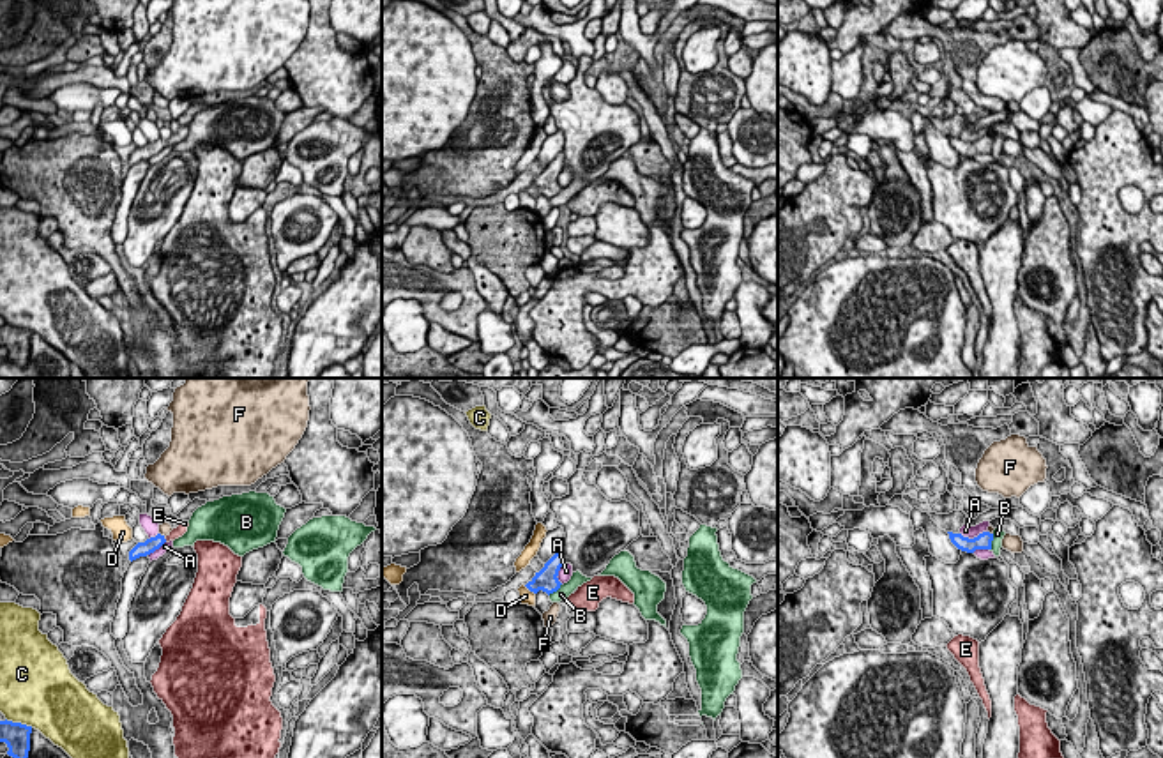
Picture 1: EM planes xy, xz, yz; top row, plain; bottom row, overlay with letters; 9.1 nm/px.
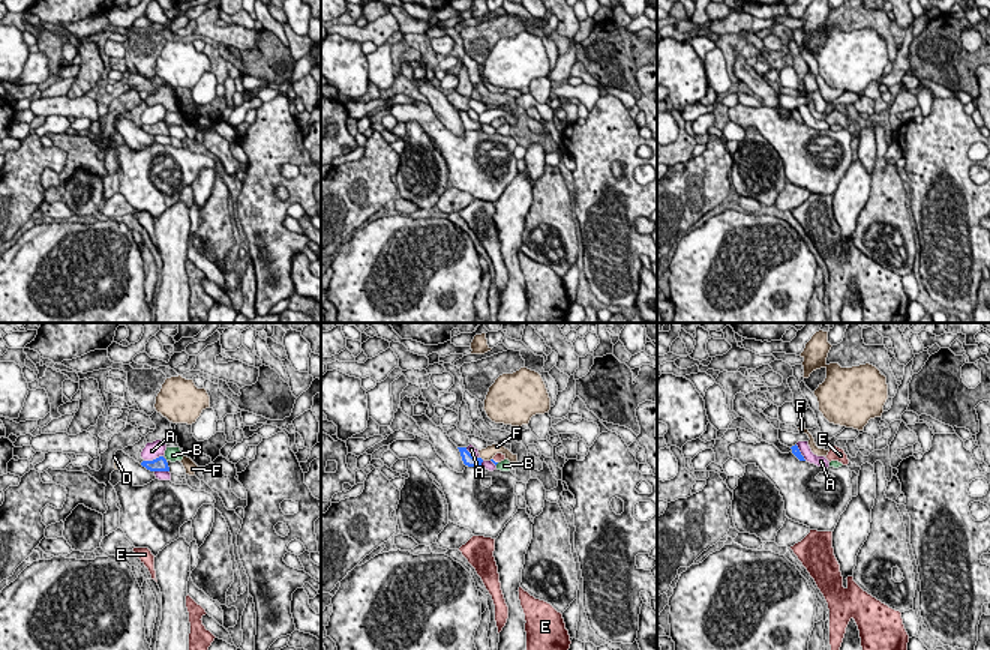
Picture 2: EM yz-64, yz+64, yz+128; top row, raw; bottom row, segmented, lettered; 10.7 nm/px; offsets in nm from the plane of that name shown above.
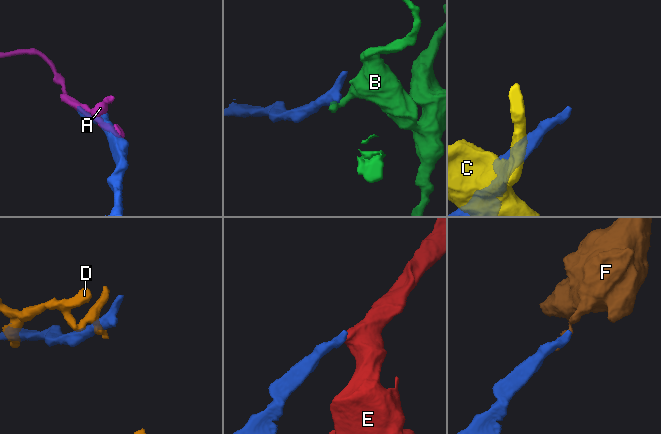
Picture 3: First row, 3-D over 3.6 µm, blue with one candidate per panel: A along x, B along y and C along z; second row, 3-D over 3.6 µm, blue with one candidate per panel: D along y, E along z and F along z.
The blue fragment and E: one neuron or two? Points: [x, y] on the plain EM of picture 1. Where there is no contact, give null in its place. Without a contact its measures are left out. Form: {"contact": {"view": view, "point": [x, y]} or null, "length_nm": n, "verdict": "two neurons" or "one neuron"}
{"contact": {"view": "xy", "point": [165, 144]}, "length_nm": 60, "verdict": "one neuron"}

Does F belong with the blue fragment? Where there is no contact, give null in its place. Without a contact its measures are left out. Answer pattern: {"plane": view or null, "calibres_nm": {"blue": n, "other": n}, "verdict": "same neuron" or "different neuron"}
{"plane": "xy", "calibres_nm": {"blue": 130, "other": 120}, "verdict": "different neuron"}

